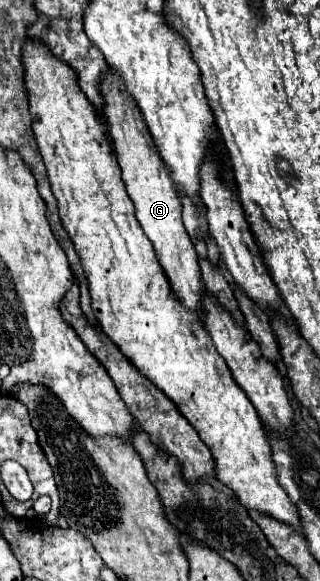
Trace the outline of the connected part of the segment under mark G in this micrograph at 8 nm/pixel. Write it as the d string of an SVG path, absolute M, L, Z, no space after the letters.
M110 70L110 74L102 80L102 94L106 100L104 114L110 122L108 124L110 136L114 142L118 164L122 168L122 180L126 184L130 200L136 206L136 218L138 218L144 234L154 244L158 262L164 268L164 274L172 286L172 292L180 298L180 302L186 306L186 310L190 310L200 320L204 320L202 300L206 296L206 288L204 288L200 266L198 266L198 254L194 250L190 236L184 230L182 202L174 192L174 184L168 176L168 170L166 170L162 158L158 156L158 150L150 138L150 132L146 130L146 124L142 120L142 114L140 114L134 98L118 82L118 76L114 70Z

